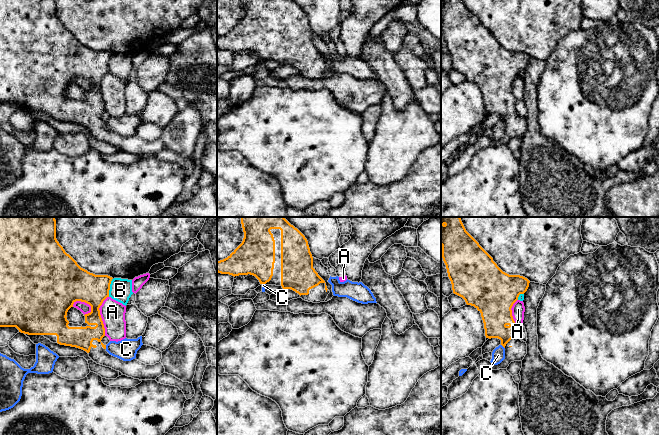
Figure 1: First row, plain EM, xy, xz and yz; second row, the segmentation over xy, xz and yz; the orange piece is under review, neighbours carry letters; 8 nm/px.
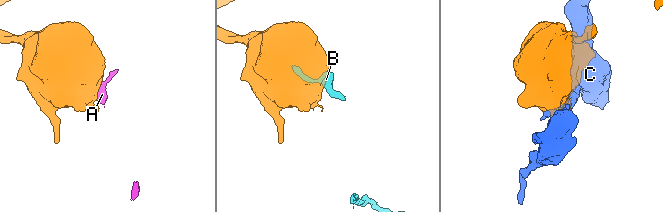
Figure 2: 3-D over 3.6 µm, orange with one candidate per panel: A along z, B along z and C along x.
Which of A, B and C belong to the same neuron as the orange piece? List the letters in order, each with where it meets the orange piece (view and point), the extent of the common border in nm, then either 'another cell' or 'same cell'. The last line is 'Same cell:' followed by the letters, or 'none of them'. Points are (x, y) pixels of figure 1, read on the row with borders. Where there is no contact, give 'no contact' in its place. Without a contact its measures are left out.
A: contact xy (100, 316); length 320 nm; another cell
B: contact xy (109, 287); length 160 nm; another cell
C: contact xy (105, 347); length 30 nm; another cell
Same cell: none of them

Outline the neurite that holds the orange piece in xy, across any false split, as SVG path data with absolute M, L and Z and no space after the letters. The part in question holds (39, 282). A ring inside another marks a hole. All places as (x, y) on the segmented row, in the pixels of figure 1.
M0 217L0 327L16 327L24 334L42 335L53 343L82 349L97 364L110 367L128 377L155 380L165 373L161 362L146 365L136 359L123 361L110 355L106 351L106 345L101 342L105 336L105 328L99 308L109 297L112 279L108 275L95 275L81 268L65 252L56 239L55 217ZM76 301L91 306L91 312L84 315L85 322L82 325L70 323L66 317Z

